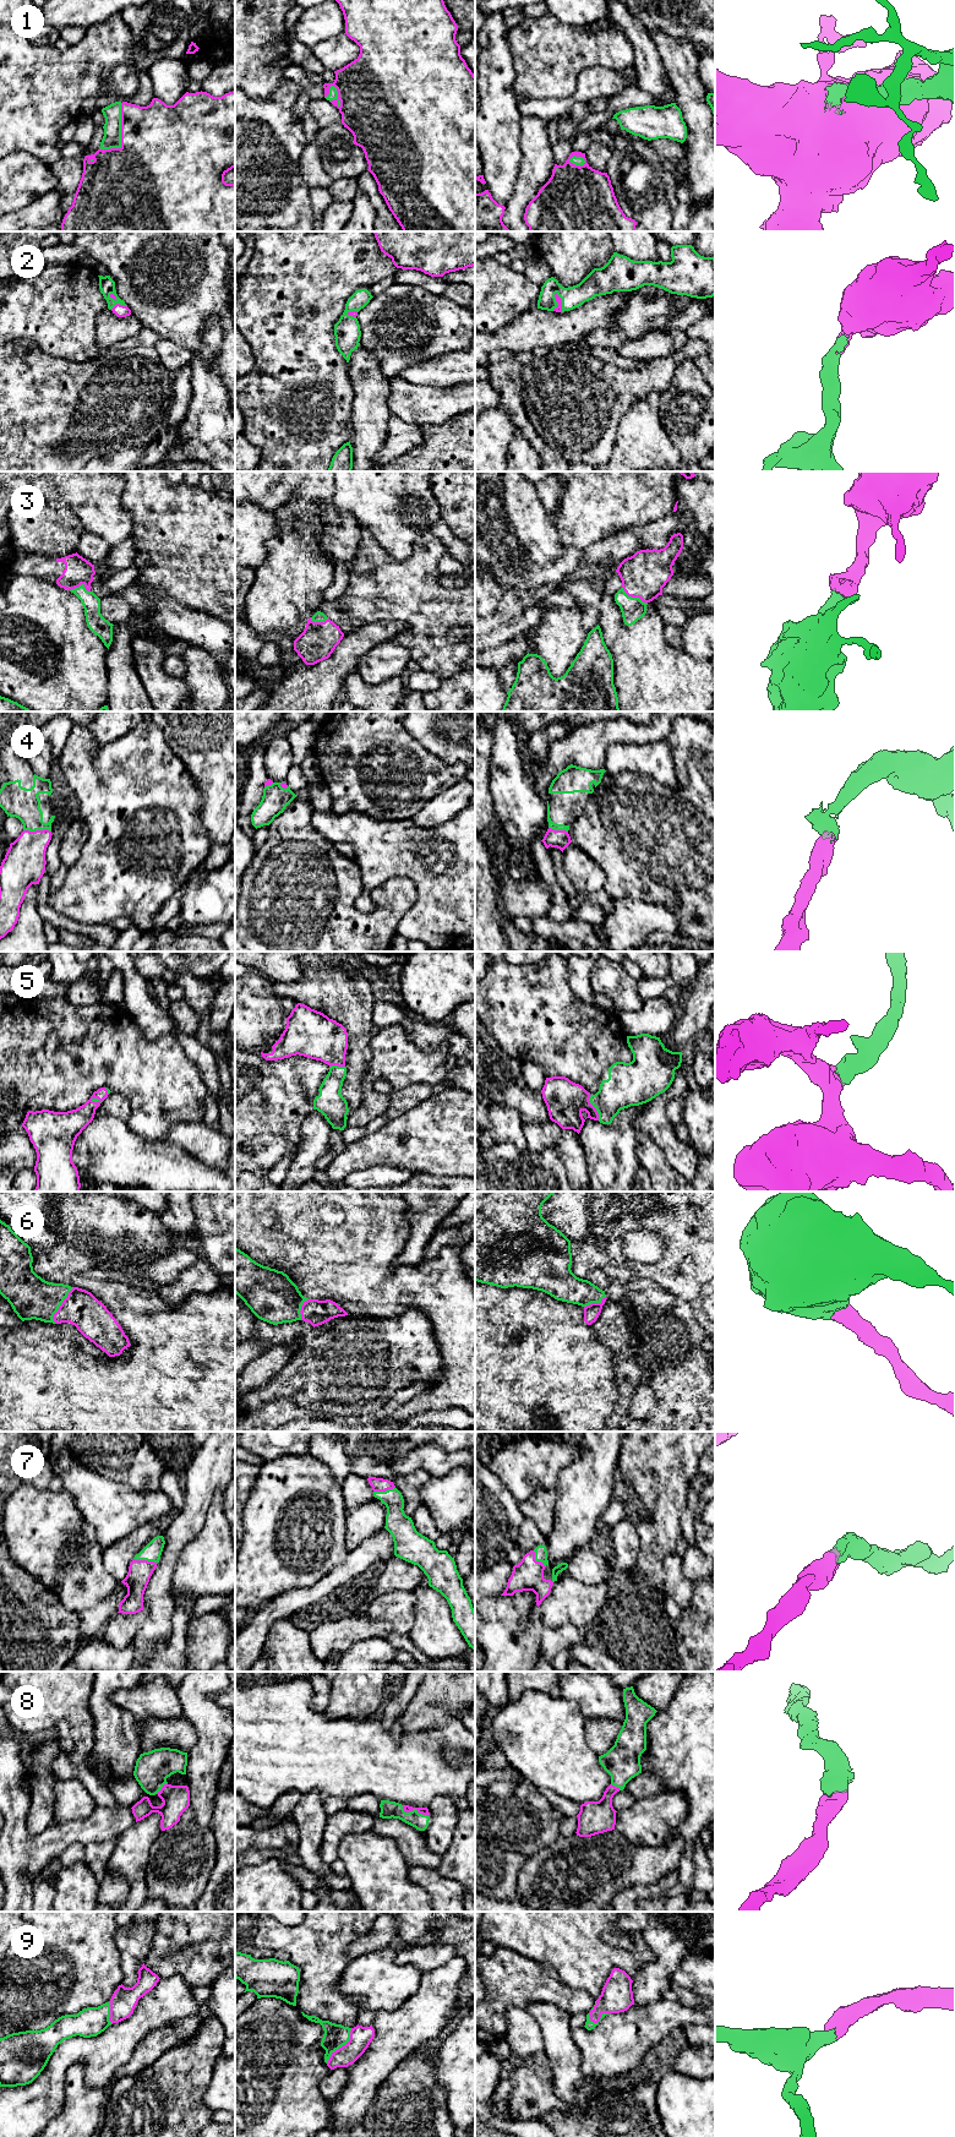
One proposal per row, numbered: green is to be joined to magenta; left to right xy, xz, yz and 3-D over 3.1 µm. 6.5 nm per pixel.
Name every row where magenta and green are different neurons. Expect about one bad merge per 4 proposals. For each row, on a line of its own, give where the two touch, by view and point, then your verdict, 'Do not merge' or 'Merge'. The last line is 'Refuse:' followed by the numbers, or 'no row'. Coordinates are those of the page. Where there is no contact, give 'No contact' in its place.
1: Touches magenta at xy (121, 134). Merge
2: Touches magenta at yz (561, 301). Merge
3: Touches magenta at yz (633, 597). Merge
4: Touches magenta at xy (37, 830). Merge
5: Touches magenta at yz (594, 1107). Merge
6: Touches magenta at xy (60, 1306). Merge
7: Touches magenta at xy (146, 1560). Merge
8: Touches magenta at xz (414, 1808). Merge
9: Touches magenta at xz (343, 2045). Merge
Refuse: no row

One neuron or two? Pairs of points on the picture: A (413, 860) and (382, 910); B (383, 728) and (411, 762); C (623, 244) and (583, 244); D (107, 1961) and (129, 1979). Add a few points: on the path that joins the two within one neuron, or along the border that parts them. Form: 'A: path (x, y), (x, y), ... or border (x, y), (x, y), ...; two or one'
A: border (375, 888), (408, 877), (418, 899); two
B: path (386, 736), (403, 753); one
C: border (611, 244), (615, 251); two
D: border (116, 1946), (120, 1951), (123, 1983); two

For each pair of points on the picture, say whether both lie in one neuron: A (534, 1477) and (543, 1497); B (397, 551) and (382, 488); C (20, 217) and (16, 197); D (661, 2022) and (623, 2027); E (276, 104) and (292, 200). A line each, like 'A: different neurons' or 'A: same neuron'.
A: different neurons
B: same neuron
C: different neurons
D: same neuron
E: same neuron

